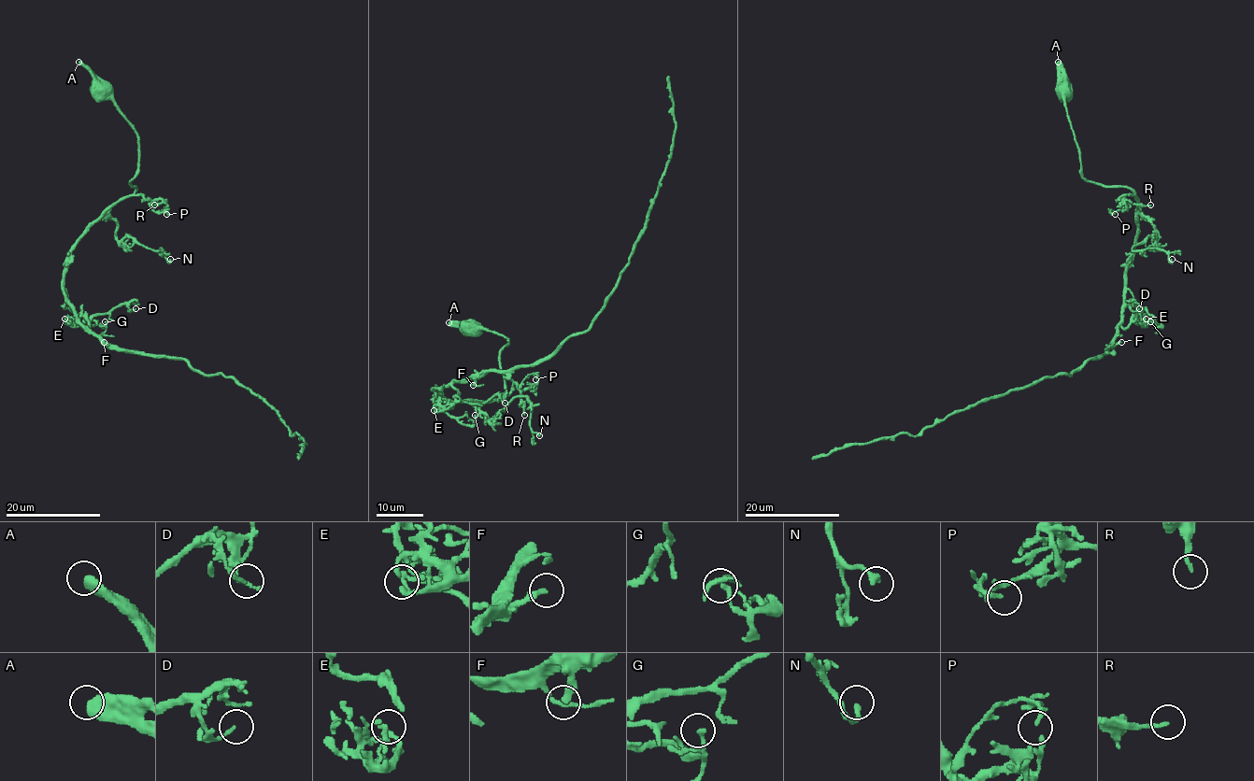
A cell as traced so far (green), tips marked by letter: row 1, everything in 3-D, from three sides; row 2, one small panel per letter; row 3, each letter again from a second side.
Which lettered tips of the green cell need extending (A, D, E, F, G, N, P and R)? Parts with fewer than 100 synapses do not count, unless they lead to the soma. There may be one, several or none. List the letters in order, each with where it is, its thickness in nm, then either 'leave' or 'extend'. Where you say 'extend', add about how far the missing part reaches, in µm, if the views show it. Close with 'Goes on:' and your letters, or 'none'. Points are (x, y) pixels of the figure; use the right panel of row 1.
A: at (1058, 62); 600 nm thick; leave
D: at (1139, 308); 120 nm thick; leave
E: at (1146, 319); 190 nm thick; leave
F: at (1121, 342); 240 nm thick; leave
G: at (1150, 321); 190 nm thick; leave
N: at (1172, 259); 200 nm thick; leave
P: at (1115, 214); 200 nm thick; leave
R: at (1150, 205); 170 nm thick; leave
Goes on: none

